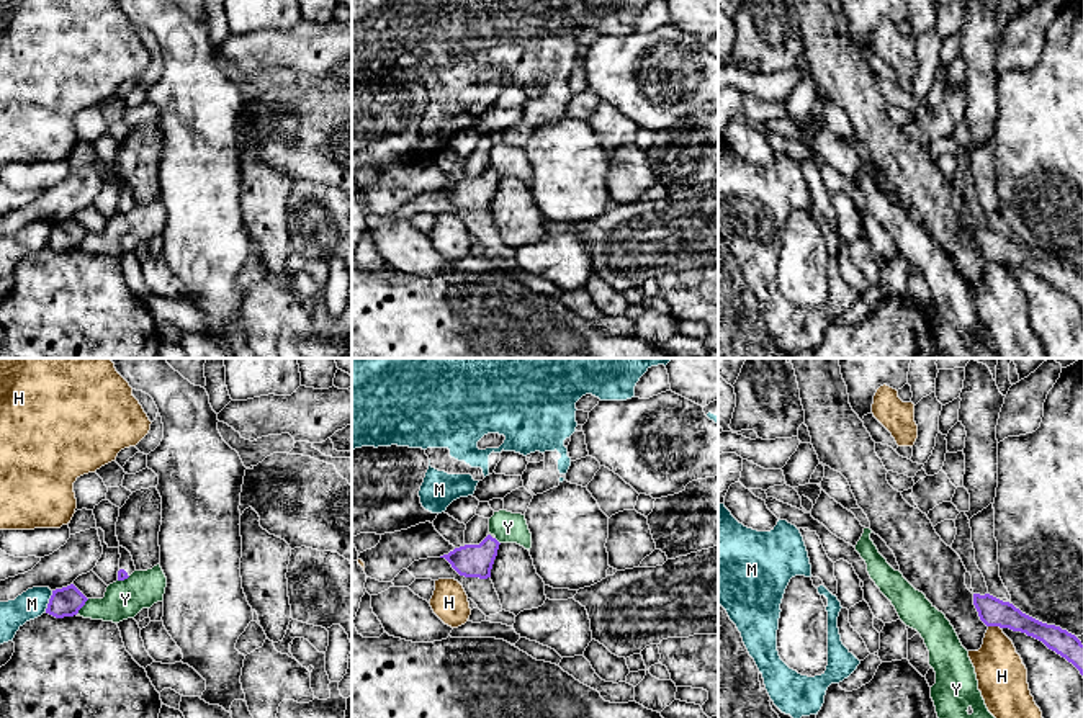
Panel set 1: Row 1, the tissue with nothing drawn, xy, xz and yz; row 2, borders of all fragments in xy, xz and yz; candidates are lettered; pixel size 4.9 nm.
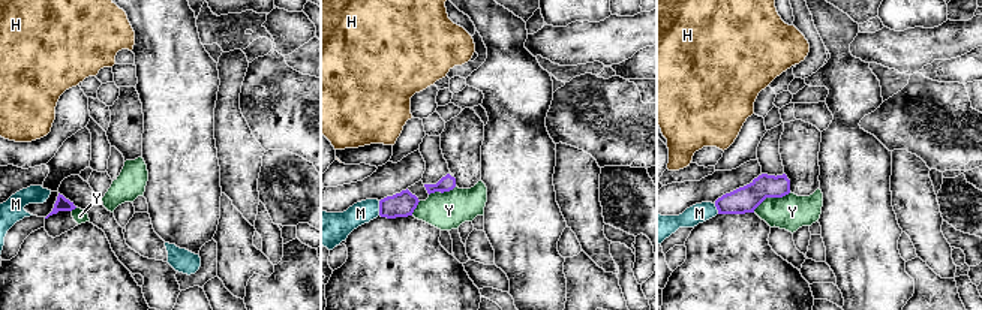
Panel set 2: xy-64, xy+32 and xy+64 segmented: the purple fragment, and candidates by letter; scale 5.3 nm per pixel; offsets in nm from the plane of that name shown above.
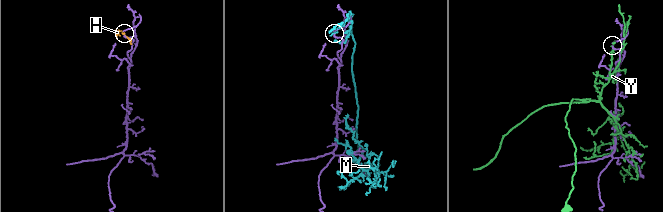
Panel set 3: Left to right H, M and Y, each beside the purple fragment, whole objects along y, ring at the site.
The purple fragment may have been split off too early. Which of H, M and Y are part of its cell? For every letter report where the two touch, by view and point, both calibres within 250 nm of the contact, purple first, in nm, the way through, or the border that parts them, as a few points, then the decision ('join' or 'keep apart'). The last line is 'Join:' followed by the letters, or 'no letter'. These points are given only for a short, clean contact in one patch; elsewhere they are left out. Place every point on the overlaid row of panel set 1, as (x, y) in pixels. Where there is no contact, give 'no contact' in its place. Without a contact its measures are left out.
H: contact yz (995, 625); calibres 140 and 240 nm; border yz (988, 625), (1000, 628); keep apart
M: contact xy (49, 601); calibres 140 and 140 nm; border xy (53, 591), (44, 610); keep apart
Y: contact xy (82, 605); calibres 140 and 190 nm; keep apart
Join: no letter

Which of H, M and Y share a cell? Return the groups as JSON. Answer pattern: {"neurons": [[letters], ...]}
{"neurons": [["H"], ["M"], ["Y"]]}

